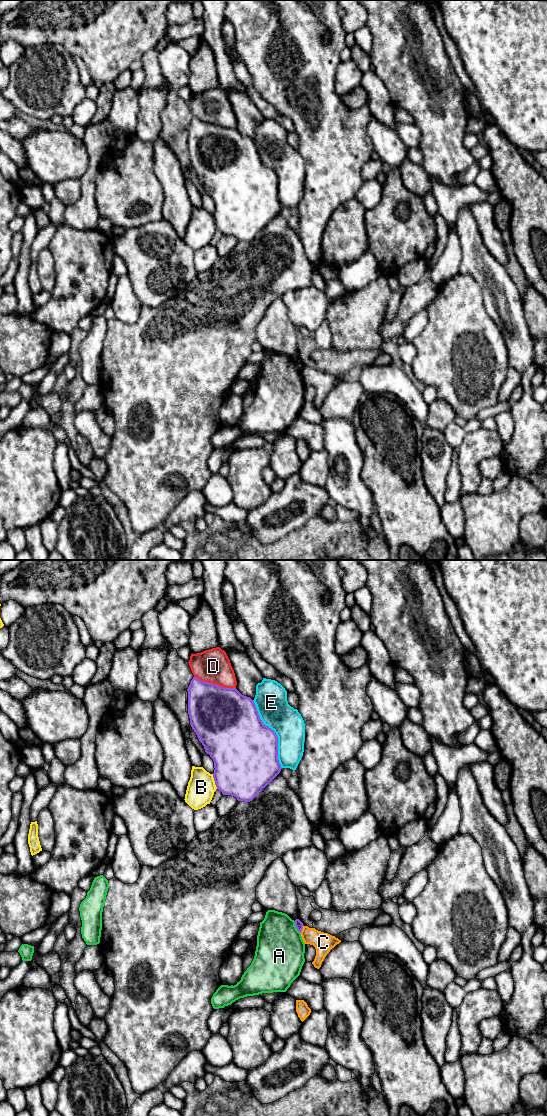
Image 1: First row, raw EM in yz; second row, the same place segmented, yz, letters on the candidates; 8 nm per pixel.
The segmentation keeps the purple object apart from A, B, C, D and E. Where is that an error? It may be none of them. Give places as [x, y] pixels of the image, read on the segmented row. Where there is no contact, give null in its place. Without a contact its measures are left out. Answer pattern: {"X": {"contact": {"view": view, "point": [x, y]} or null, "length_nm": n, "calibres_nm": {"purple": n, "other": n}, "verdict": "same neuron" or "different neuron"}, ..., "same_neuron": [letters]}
{"A": {"contact": {"view": "yz", "point": [296, 927]}, "length_nm": 120, "calibres_nm": {"purple": 70, "other": 380}, "verdict": "different neuron"}, "B": {"contact": {"view": "yz", "point": [214, 780]}, "length_nm": 130, "calibres_nm": {"purple": 440, "other": 220}, "verdict": "different neuron"}, "C": {"contact": {"view": "yz", "point": [302, 928]}, "length_nm": 70, "calibres_nm": {"purple": 70, "other": 160}, "verdict": "different neuron"}, "D": {"contact": {"view": "yz", "point": [215, 685]}, "length_nm": 340, "calibres_nm": {"purple": 460, "other": 280}, "verdict": "different neuron"}, "E": {"contact": {"view": "yz", "point": [275, 734]}, "length_nm": 600, "calibres_nm": {"purple": 480, "other": 260}, "verdict": "different neuron"}, "same_neuron": []}

